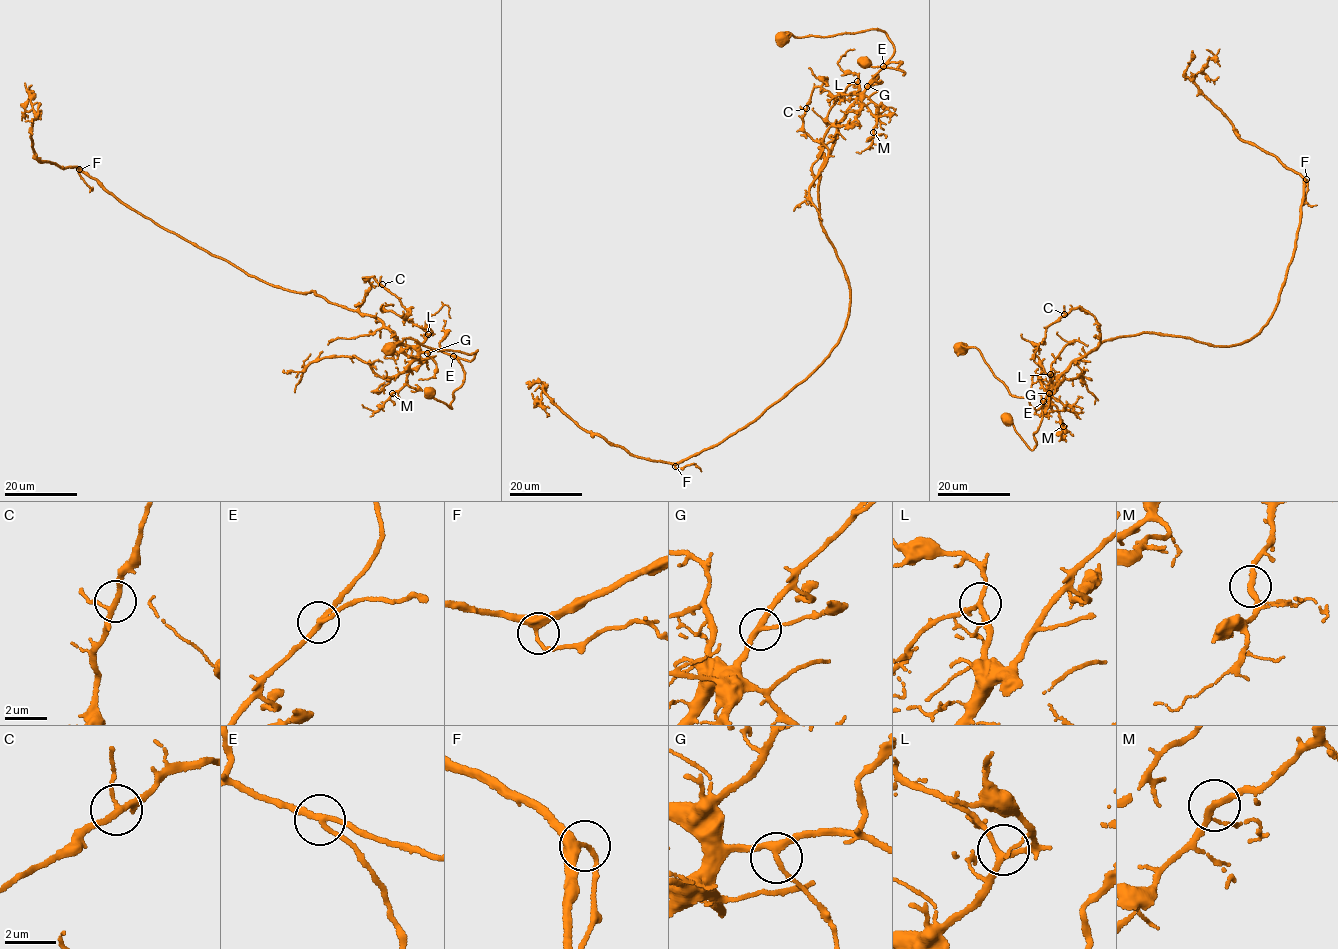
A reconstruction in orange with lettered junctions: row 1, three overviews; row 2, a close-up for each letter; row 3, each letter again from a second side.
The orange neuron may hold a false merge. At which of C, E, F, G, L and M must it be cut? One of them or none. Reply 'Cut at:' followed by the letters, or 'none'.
Cut at: E

